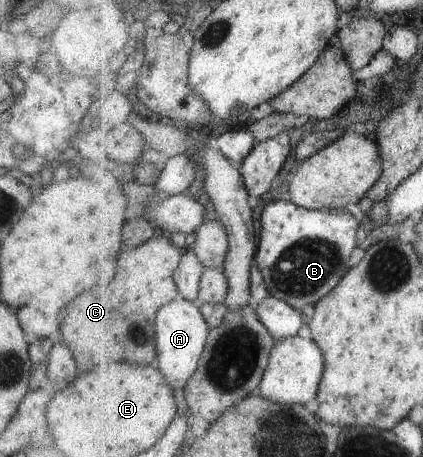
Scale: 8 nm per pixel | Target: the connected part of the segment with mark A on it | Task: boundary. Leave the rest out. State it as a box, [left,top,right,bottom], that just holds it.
[156,298,210,389]

